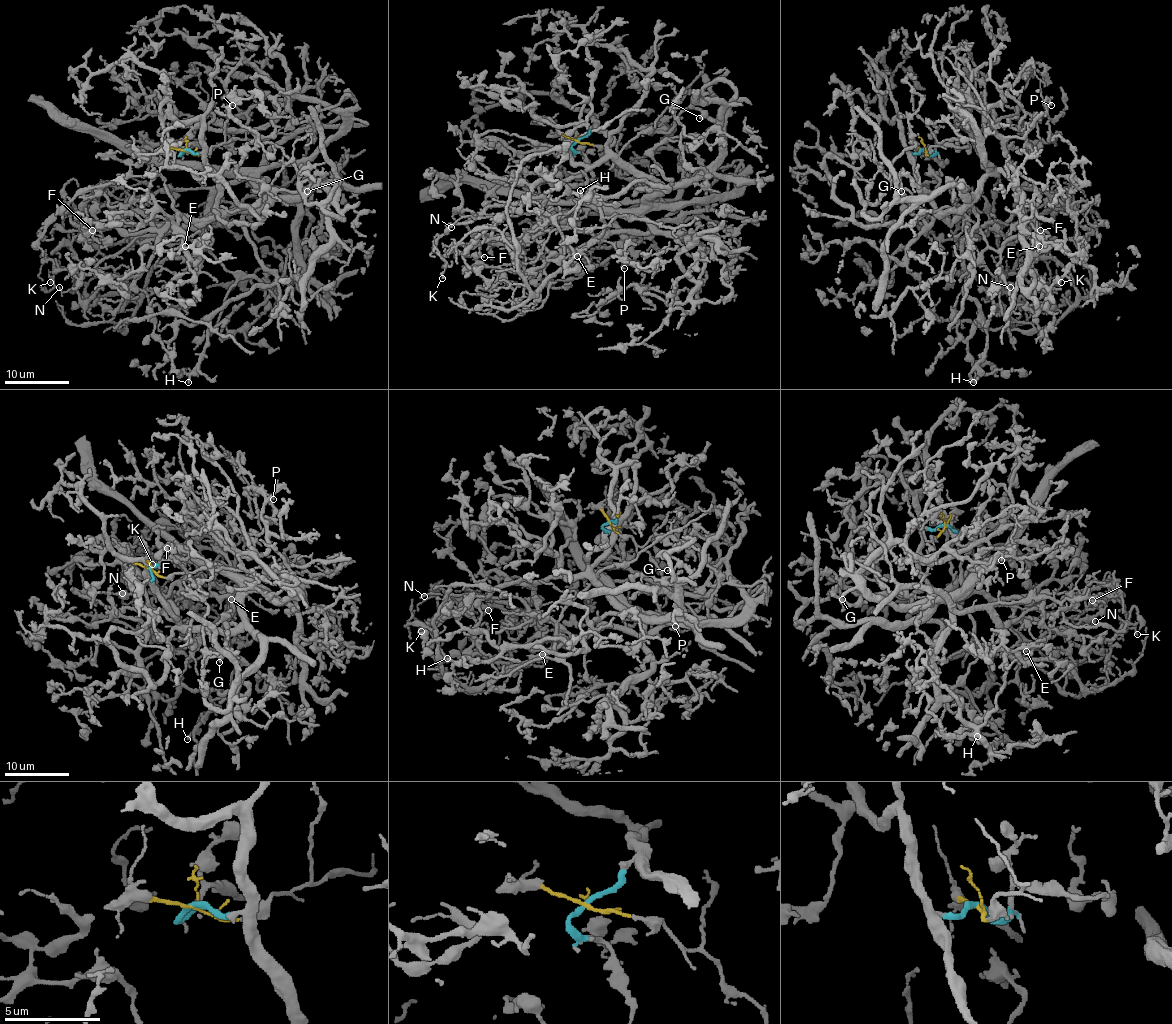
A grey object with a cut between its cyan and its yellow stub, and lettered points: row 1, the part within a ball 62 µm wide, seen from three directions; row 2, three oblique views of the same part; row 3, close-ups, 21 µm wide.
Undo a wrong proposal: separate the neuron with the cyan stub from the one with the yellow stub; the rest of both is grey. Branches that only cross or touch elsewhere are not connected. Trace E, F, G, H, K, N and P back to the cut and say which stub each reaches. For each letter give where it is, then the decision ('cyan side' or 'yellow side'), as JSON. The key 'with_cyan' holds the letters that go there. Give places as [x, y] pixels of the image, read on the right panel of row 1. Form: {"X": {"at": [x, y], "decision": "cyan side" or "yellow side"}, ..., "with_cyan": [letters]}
{"E": {"at": [1039, 246], "decision": "cyan side"}, "F": {"at": [1040, 230], "decision": "cyan side"}, "G": {"at": [901, 191], "decision": "cyan side"}, "H": {"at": [973, 382], "decision": "cyan side"}, "K": {"at": [1061, 282], "decision": "yellow side"}, "N": {"at": [1010, 287], "decision": "yellow side"}, "P": {"at": [1051, 105], "decision": "cyan side"}, "with_cyan": ["E", "F", "G", "H", "P"]}

